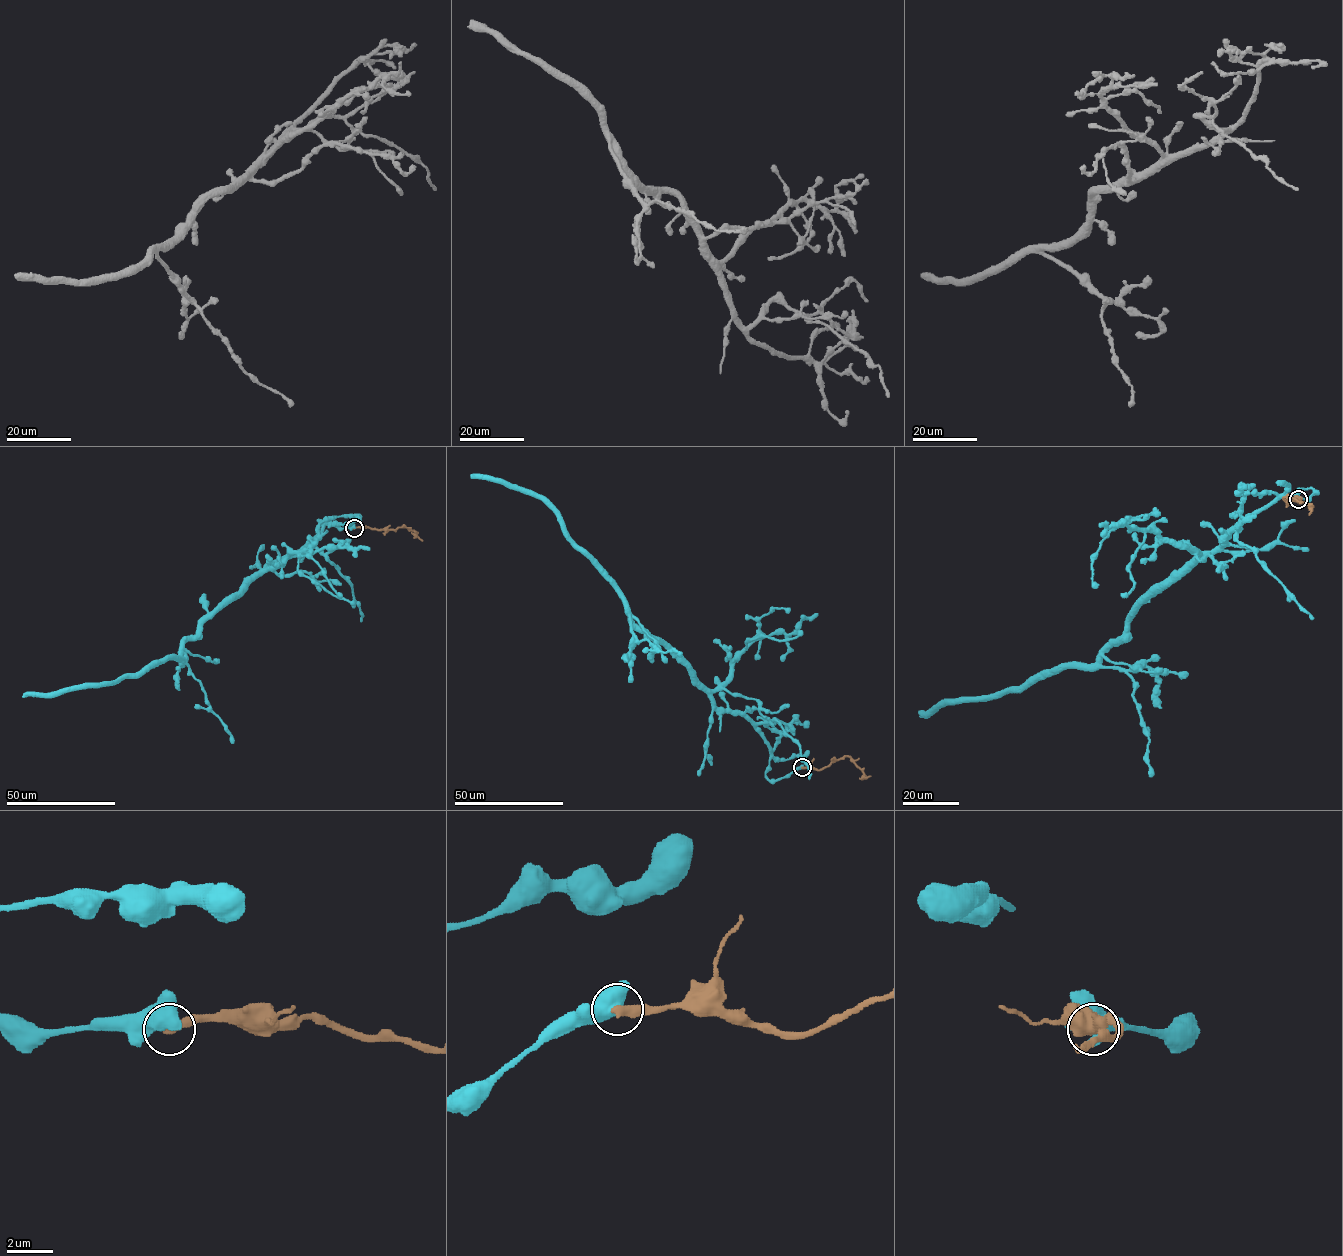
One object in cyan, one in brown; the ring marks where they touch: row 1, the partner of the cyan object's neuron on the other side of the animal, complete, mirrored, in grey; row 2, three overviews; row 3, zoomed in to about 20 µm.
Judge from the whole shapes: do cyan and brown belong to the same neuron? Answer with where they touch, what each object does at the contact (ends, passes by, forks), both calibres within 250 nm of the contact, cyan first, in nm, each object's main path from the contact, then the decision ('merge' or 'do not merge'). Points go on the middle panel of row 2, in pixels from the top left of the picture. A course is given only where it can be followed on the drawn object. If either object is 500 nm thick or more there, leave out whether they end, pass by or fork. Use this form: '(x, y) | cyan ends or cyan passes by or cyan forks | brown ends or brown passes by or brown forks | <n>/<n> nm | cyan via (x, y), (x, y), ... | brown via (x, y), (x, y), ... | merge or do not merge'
(802, 767) | 850/420 nm | cyan via (801, 767), (769, 781), (765, 772), (770, 748), (763, 736), (744, 716), (719, 710), (710, 693), (679, 657) | brown via (802, 767), (822, 769), (832, 761), (849, 756), (865, 777), (870, 776) | do not merge

